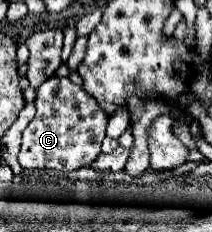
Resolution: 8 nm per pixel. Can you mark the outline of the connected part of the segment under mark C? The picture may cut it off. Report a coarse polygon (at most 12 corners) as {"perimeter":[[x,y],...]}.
{"perimeter":[[81,85],[39,87],[23,169],[69,173],[99,157],[109,117]]}

